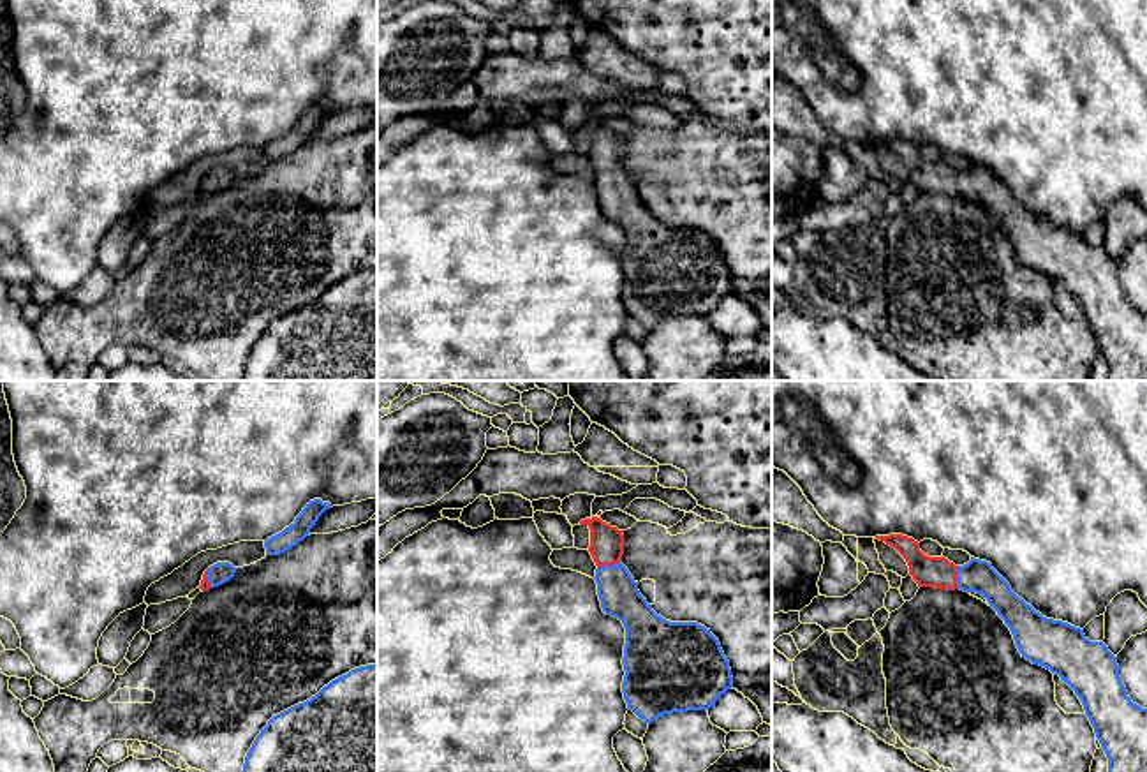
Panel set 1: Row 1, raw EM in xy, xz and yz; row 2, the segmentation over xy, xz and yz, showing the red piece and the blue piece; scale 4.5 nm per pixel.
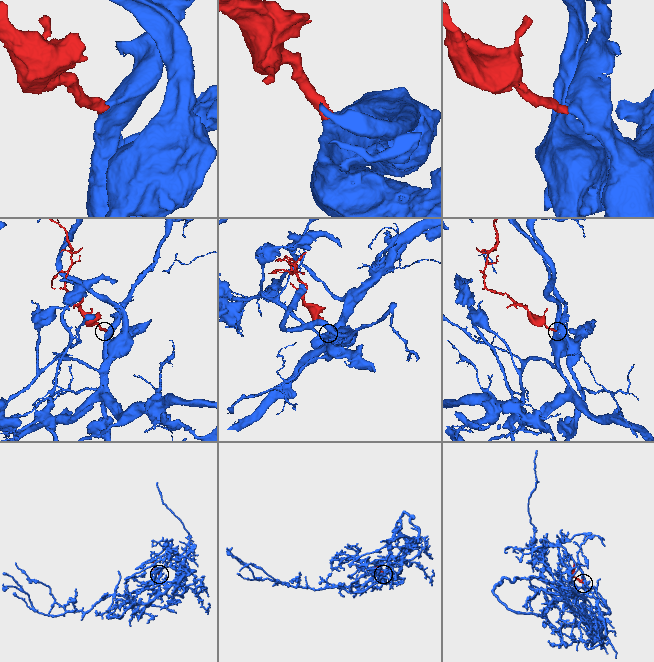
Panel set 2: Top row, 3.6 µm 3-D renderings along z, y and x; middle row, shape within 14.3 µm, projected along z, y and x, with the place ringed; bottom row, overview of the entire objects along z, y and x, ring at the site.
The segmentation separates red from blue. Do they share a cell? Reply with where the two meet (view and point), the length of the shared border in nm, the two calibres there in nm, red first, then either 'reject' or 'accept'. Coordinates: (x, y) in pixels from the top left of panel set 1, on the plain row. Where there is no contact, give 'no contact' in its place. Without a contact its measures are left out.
meets red in xz at (608, 170); contact 110 nm long; 160 nm thick on the red side, 180 nm on the other; accept

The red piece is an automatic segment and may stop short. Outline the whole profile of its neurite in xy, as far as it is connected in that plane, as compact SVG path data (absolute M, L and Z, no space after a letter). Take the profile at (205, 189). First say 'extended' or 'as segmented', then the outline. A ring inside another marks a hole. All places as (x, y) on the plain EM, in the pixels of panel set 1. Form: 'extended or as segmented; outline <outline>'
extended; outline M217 167L210 171L203 180L199 194L204 197L229 187L234 182L236 174L238 173L229 167Z

